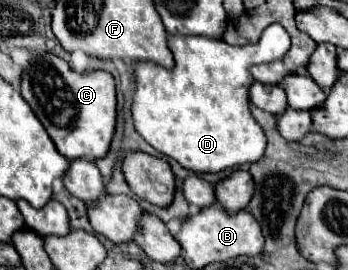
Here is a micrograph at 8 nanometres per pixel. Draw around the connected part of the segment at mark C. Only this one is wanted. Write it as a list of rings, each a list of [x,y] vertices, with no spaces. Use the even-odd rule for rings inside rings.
[[[53,53],[31,55],[29,67],[21,73],[21,95],[43,123],[57,151],[73,161],[87,157],[91,161],[103,157],[115,131],[115,81],[107,71],[73,71],[61,57]]]

